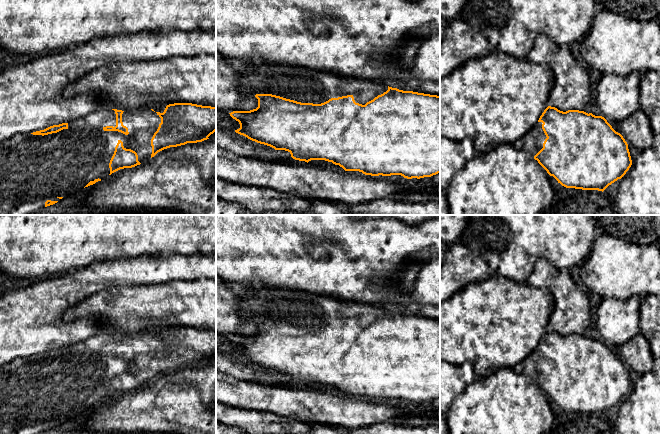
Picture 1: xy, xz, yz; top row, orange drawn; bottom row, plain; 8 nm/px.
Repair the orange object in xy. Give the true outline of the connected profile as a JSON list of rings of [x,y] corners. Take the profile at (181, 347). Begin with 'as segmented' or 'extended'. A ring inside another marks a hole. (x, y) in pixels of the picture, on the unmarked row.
extended; [[[174,327],[167,329],[163,337],[153,333],[124,336],[101,331],[69,347],[33,357],[16,358],[0,366],[0,434],[43,433],[120,393],[140,389],[164,373],[207,364],[215,355],[216,331]]]

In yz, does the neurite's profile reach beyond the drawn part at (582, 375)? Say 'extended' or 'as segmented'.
extended

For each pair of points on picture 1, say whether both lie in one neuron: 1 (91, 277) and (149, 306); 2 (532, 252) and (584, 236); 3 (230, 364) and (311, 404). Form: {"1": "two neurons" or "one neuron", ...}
{"1": "two neurons", "2": "one neuron", "3": "two neurons"}

